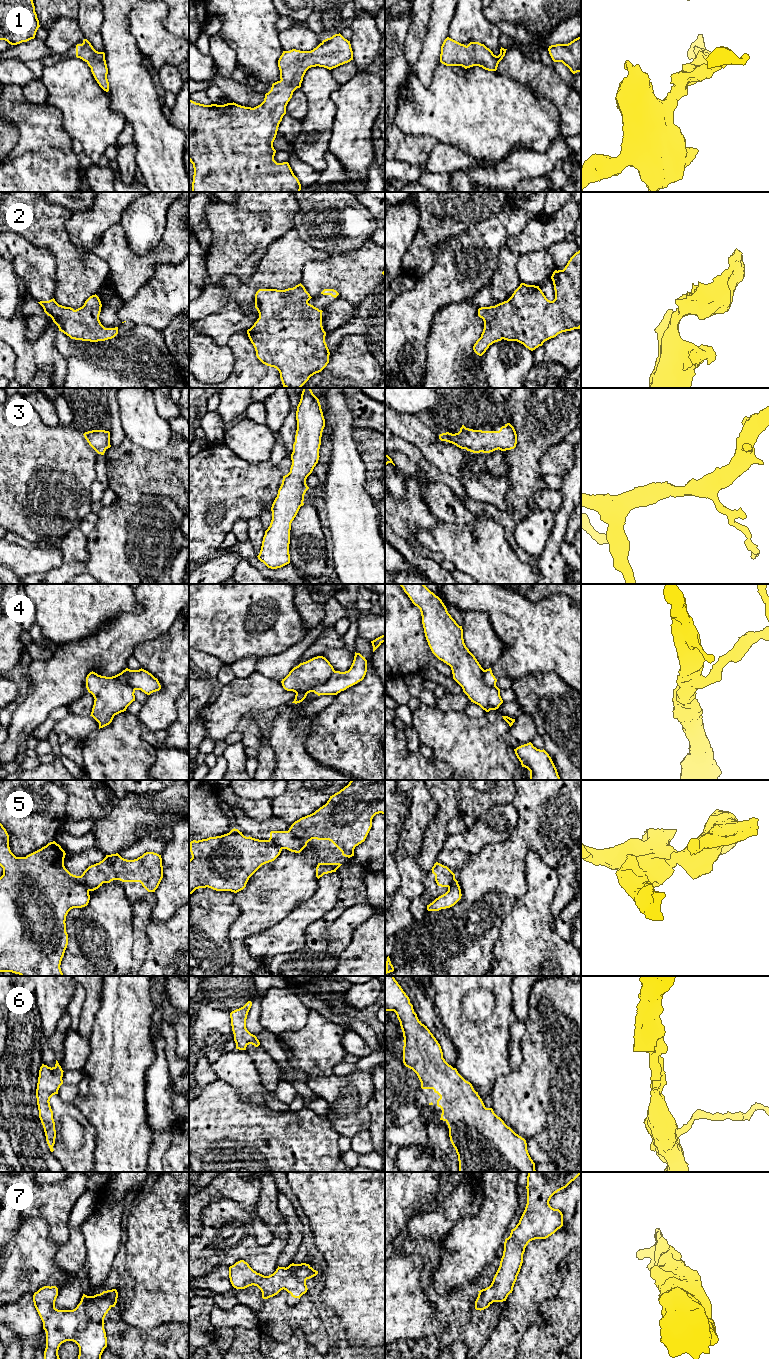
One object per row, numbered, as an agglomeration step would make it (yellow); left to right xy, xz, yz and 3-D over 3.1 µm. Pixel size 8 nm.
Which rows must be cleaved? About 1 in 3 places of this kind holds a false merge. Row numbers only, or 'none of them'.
4, 5

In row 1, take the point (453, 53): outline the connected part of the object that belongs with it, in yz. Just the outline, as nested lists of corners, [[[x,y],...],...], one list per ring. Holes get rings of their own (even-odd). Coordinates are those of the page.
[[[447,37],[441,46],[440,62],[446,66],[462,66],[465,69],[479,66],[488,71],[496,71],[506,50],[501,47],[500,54],[496,56],[479,42],[470,42],[466,46]]]

